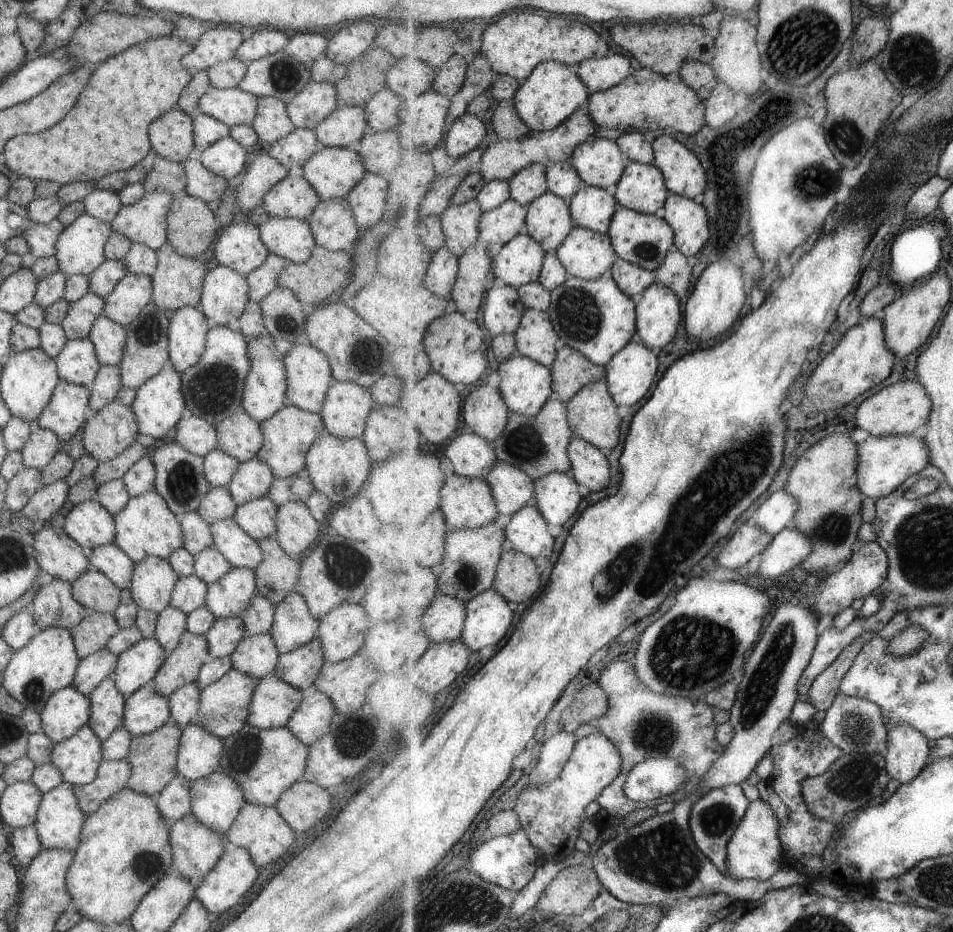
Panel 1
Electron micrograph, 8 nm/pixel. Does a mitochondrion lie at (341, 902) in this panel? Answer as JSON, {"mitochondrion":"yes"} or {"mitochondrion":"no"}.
{"mitochondrion":"yes"}

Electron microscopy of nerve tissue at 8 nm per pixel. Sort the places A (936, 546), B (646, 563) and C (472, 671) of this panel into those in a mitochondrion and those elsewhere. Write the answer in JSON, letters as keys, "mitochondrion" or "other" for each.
{"A":"mitochondrion","B":"mitochondrion","C":"other"}

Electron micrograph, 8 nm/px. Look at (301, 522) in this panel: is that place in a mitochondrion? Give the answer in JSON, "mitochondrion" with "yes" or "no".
{"mitochondrion":"no"}

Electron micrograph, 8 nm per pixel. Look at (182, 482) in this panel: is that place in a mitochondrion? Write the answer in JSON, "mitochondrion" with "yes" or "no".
{"mitochondrion":"yes"}

